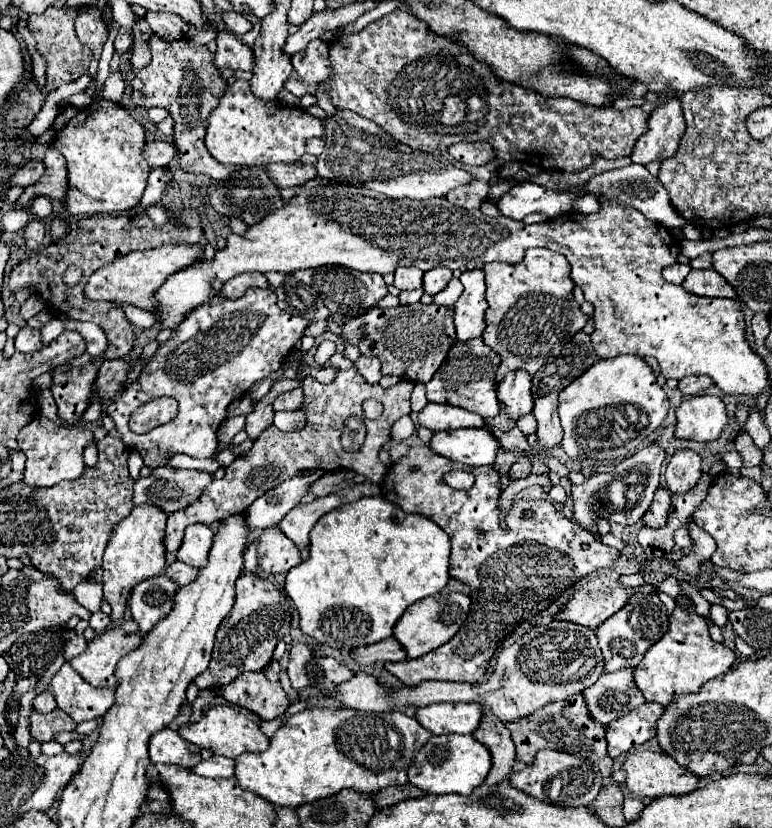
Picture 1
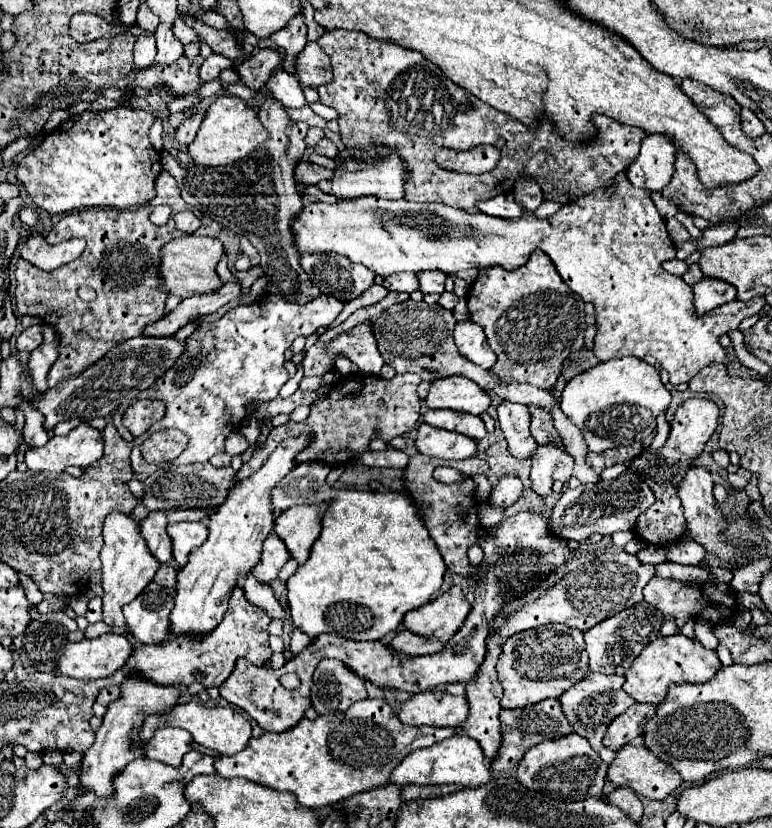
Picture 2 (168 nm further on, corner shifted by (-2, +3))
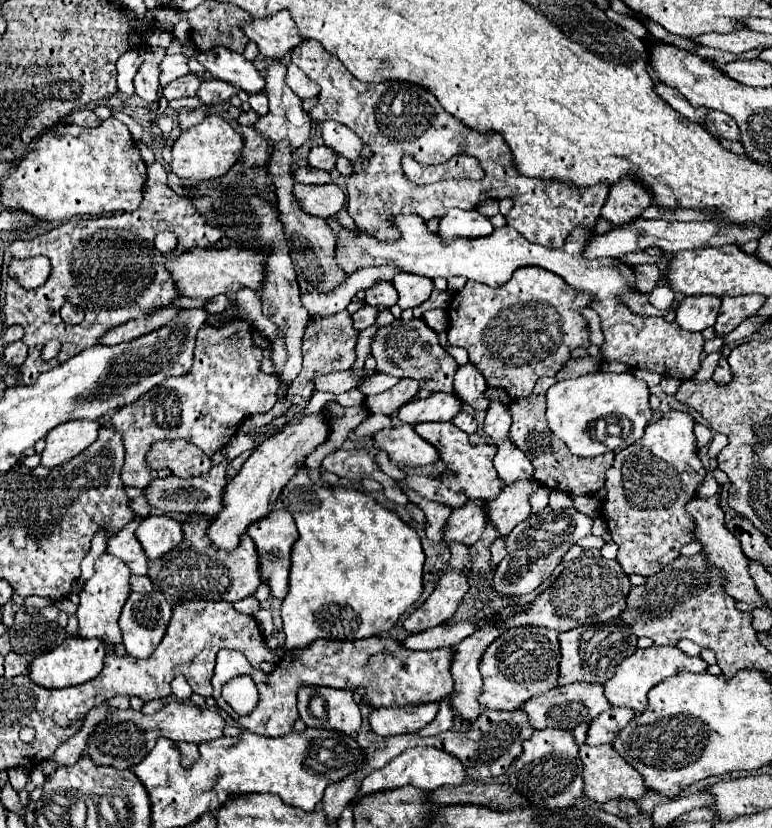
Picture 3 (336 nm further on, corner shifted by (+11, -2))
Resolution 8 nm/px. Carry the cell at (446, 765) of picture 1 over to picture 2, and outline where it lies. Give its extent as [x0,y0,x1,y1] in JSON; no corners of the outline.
[391,736,491,788]

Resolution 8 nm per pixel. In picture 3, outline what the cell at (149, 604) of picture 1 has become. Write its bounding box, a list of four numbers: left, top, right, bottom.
[120,591,172,659]

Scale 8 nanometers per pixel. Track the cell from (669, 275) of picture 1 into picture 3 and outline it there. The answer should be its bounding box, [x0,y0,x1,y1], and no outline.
[634,265,662,293]

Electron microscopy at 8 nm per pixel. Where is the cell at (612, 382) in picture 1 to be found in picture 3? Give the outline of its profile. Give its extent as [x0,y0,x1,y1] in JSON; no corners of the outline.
[546,373,652,457]

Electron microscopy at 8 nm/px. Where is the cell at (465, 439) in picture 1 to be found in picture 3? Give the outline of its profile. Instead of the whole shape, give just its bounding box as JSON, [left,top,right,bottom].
[372,423,438,467]

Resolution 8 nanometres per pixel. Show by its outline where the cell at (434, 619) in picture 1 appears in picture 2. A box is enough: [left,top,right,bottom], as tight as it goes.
[403,586,469,642]

